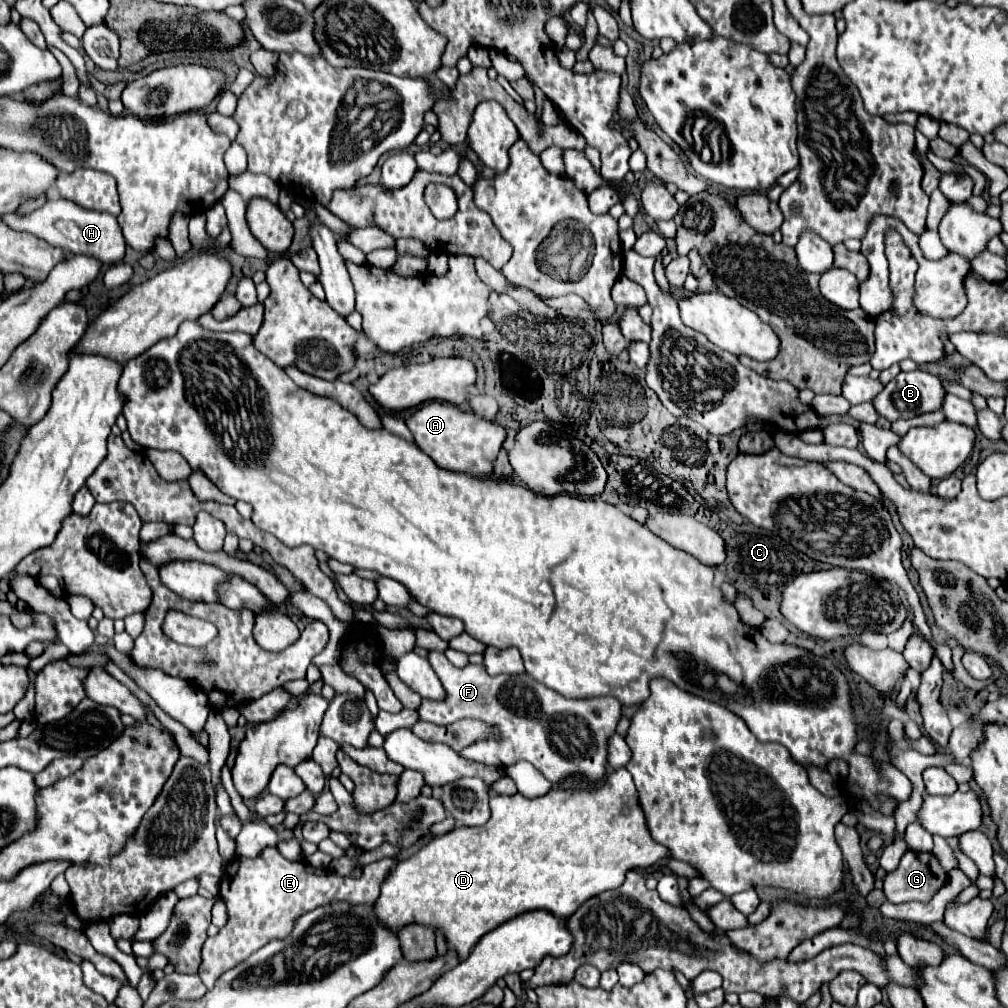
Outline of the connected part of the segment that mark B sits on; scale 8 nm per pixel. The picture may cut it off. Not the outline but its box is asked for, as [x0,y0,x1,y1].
[872,370,946,422]

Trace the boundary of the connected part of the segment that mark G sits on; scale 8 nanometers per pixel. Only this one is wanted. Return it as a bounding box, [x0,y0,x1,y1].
[884,850,948,902]

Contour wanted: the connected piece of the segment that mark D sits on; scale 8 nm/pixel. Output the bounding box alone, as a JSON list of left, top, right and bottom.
[374,768,668,962]

